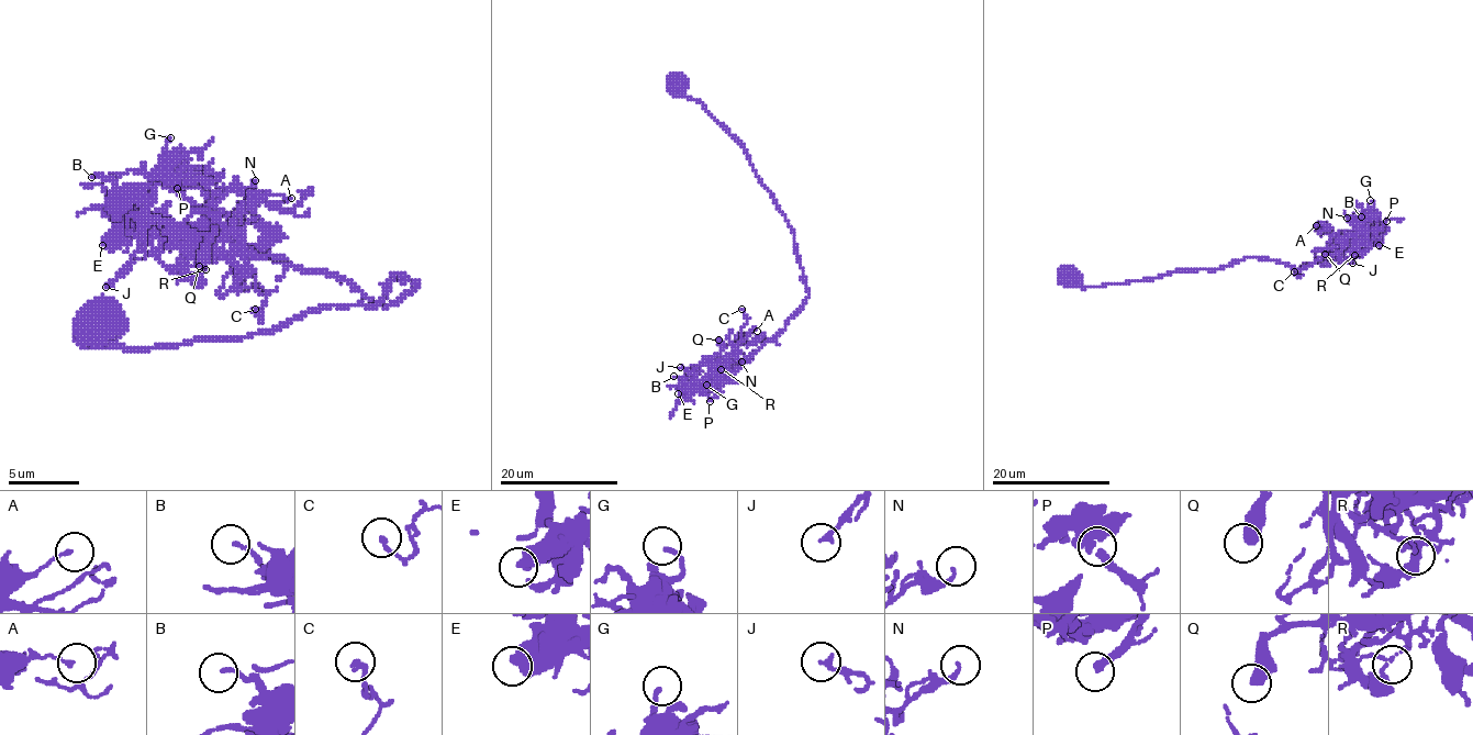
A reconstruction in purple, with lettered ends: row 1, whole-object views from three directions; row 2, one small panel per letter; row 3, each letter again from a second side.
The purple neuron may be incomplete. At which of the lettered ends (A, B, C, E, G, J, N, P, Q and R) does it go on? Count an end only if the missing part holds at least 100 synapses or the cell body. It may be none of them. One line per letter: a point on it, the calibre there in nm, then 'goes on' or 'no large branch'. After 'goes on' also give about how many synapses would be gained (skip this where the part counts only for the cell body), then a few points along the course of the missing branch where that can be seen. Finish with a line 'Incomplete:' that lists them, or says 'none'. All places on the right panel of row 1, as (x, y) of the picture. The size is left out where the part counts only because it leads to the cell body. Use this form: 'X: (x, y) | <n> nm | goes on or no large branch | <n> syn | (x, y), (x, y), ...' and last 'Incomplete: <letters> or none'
A: (1316, 225) | 140 nm | no large branch
B: (1361, 216) | 150 nm | no large branch
C: (1294, 271) | 190 nm | no large branch
E: (1379, 245) | 500 nm | no large branch
G: (1370, 200) | 150 nm | no large branch
J: (1352, 263) | 180 nm | no large branch
N: (1347, 218) | 150 nm | no large branch
P: (1386, 221) | 200 nm | goes on | 170 syn
Q: (1325, 254) | 500 nm | no large branch
R: (1354, 255) | 100 nm | no large branch
Incomplete: P

